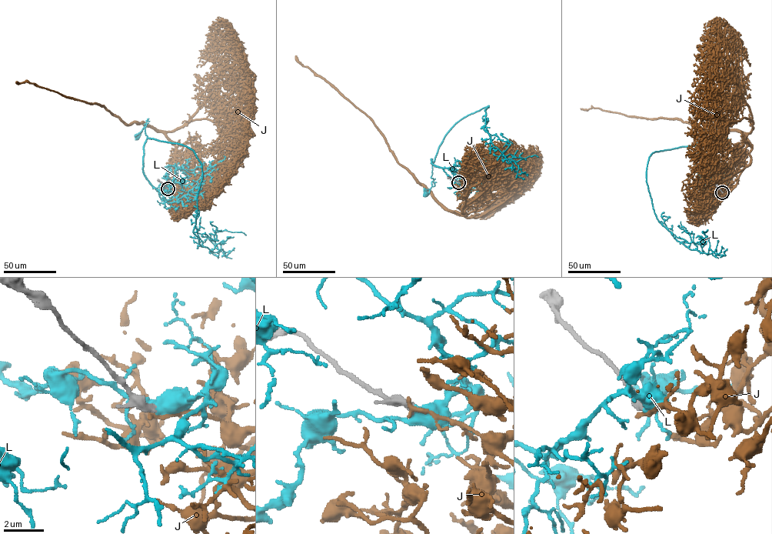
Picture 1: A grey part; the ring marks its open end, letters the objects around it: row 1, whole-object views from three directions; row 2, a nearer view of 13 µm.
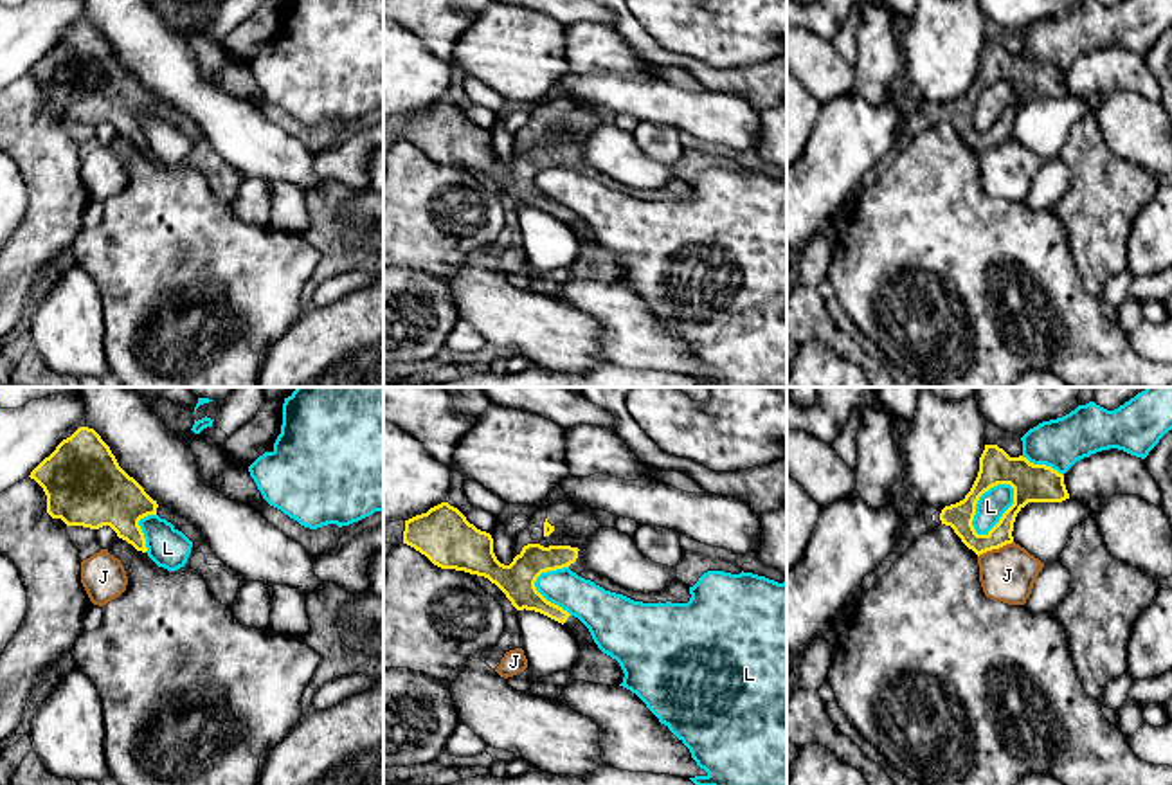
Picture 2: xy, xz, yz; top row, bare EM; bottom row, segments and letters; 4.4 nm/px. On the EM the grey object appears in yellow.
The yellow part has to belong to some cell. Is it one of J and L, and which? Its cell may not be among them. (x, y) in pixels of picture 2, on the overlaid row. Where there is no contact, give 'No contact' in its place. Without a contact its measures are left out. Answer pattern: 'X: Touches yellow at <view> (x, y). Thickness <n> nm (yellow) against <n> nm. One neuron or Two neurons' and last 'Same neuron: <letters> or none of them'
J: Touches yellow at yz (994, 548). Thickness 120 nm (yellow) against 240 nm. Two neurons
L: Touches yellow at yz (1005, 512). Thickness 180 nm (yellow) against 130 nm. Two neurons
Same neuron: none of them

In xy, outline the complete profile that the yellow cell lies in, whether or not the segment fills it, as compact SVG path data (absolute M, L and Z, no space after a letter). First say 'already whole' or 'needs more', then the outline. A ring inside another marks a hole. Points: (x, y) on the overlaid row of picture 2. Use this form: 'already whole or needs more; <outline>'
already whole; M79 427L70 438L63 439L56 450L45 457L29 475L47 495L47 513L61 519L67 526L99 529L110 526L119 538L146 553L146 538L139 520L157 515L157 501L130 477L117 463L110 447L88 427Z

